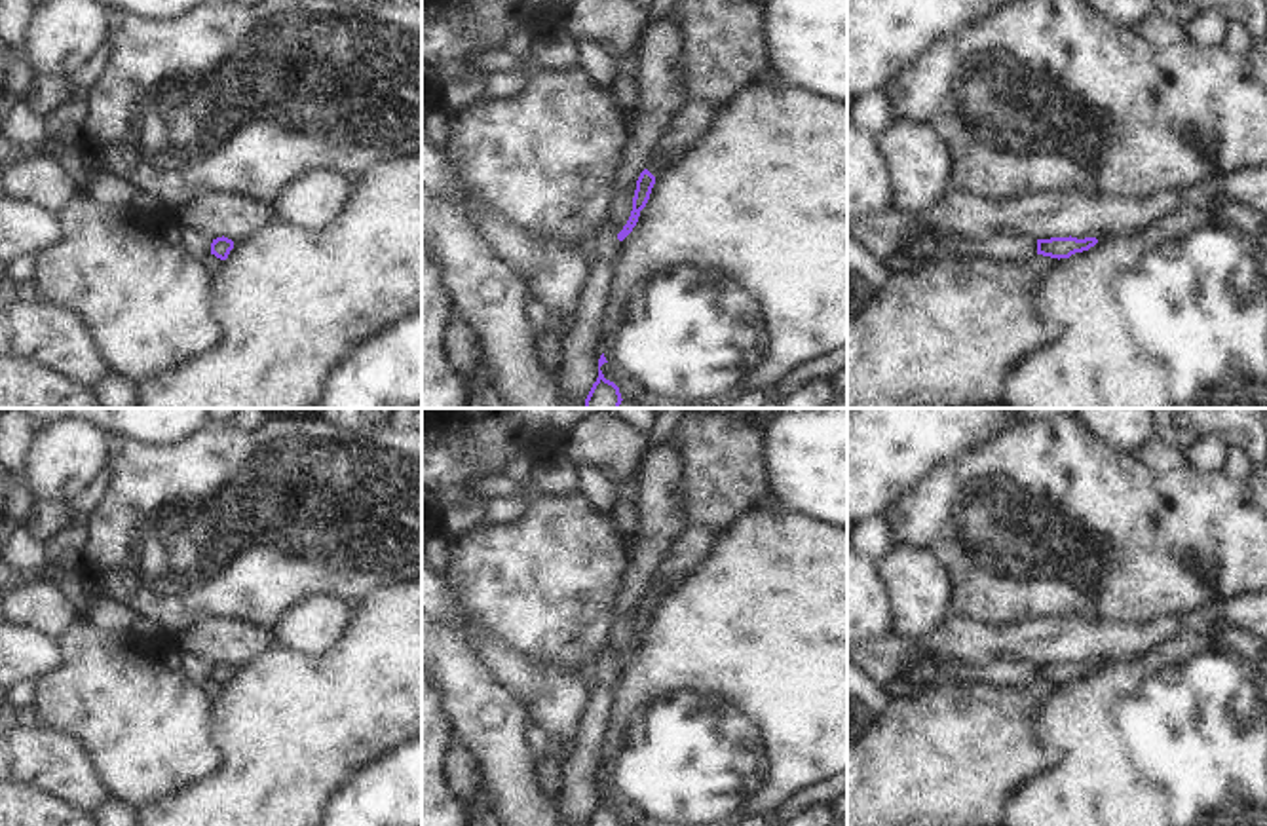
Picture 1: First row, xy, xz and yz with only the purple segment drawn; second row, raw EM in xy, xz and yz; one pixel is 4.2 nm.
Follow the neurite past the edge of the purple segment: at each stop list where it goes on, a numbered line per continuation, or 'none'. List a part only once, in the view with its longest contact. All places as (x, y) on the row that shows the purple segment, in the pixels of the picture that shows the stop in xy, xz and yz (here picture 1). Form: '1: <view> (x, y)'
1: xz (658, 166).

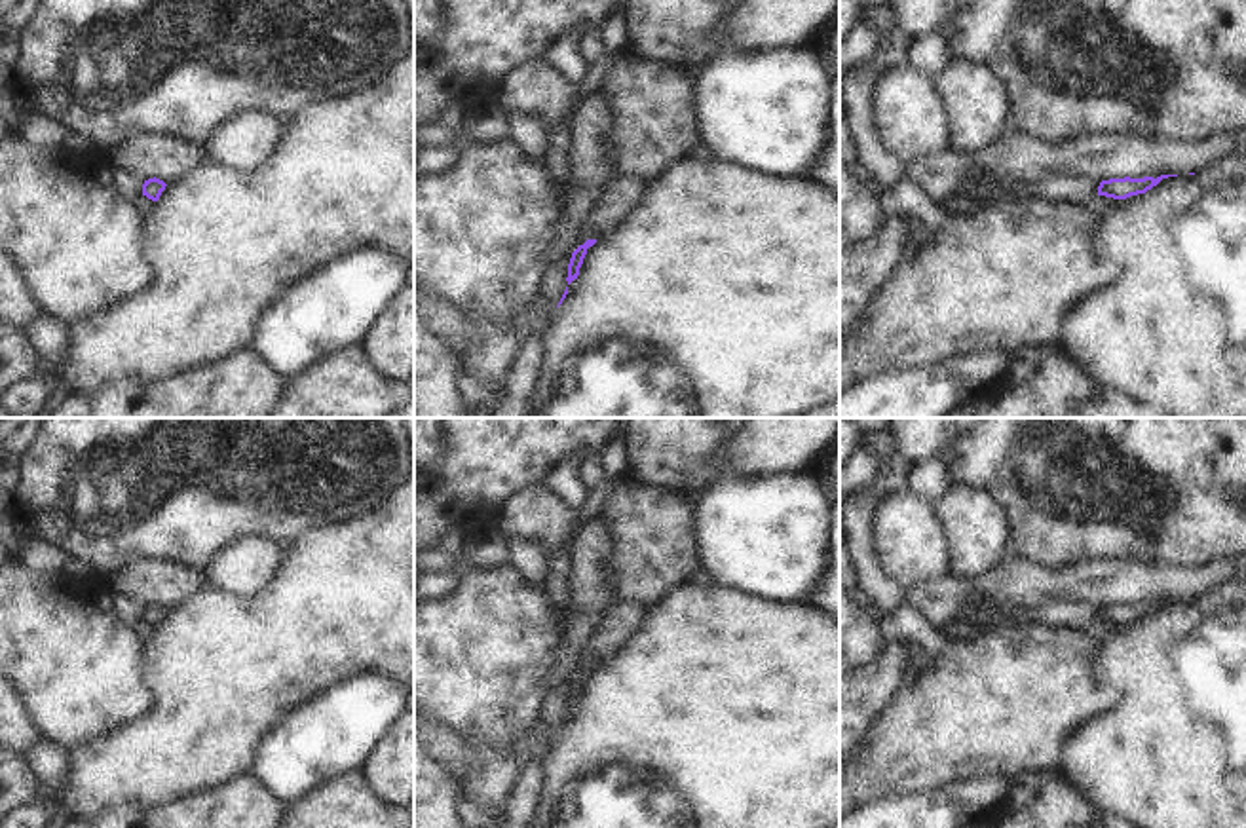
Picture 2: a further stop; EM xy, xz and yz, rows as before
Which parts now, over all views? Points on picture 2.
none.

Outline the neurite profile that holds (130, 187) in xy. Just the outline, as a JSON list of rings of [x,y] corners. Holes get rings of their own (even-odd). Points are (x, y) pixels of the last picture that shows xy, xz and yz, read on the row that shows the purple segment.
[[[116,171],[116,186],[125,199],[137,199],[142,194],[144,180],[127,171]]]

